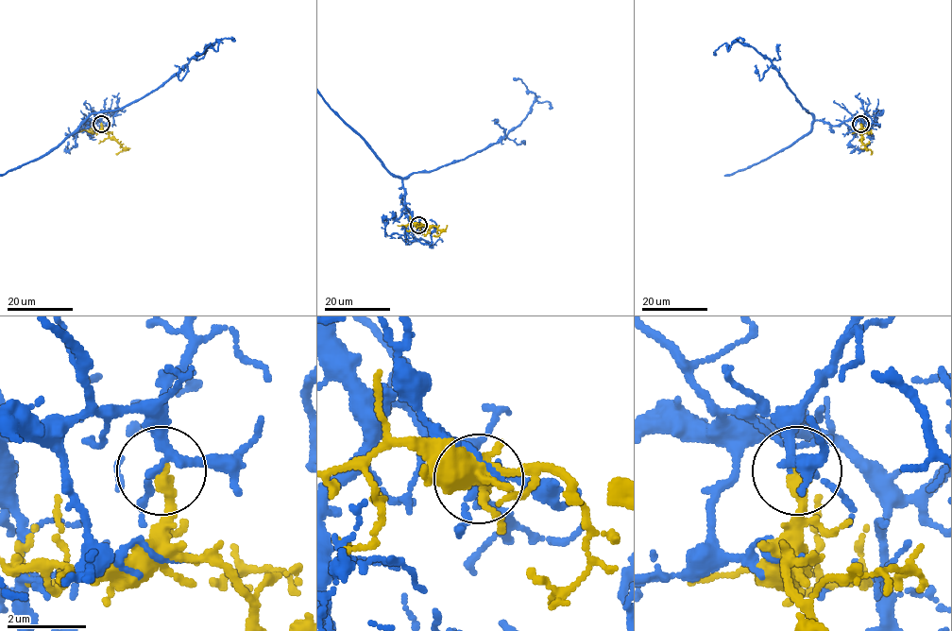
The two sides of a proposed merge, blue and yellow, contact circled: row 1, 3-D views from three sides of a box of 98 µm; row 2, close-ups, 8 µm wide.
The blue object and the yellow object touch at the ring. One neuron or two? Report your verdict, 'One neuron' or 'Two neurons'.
Two neurons

